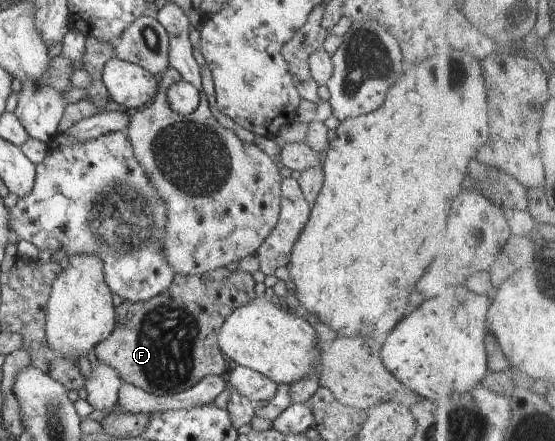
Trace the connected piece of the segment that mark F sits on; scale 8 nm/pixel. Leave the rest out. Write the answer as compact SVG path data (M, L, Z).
M226 268L202 274L200 277L205 281L205 285L199 287L205 289L207 293L211 291L207 301L197 301L195 305L191 305L191 301L185 301L185 297L181 297L183 307L179 307L177 297L173 297L169 291L163 291L147 303L141 303L141 307L138 303L129 305L129 309L123 311L125 315L119 313L117 325L111 335L97 343L94 348L98 361L113 367L123 382L135 385L156 397L173 396L194 387L205 377L221 376L226 371L226 366L221 349L218 347L218 330L237 304L247 304L255 296L256 282L250 273L241 270L232 273Z

